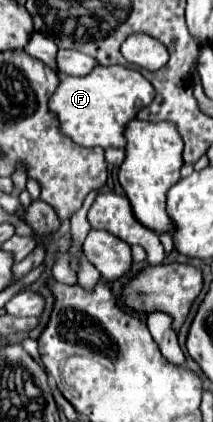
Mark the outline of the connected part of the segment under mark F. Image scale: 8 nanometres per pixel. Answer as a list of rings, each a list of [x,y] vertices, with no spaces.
[[[96,66],[86,76],[62,76],[60,86],[50,98],[50,110],[58,114],[64,134],[84,148],[124,148],[126,124],[136,114],[150,106],[156,96],[152,84],[138,72],[124,66]]]

